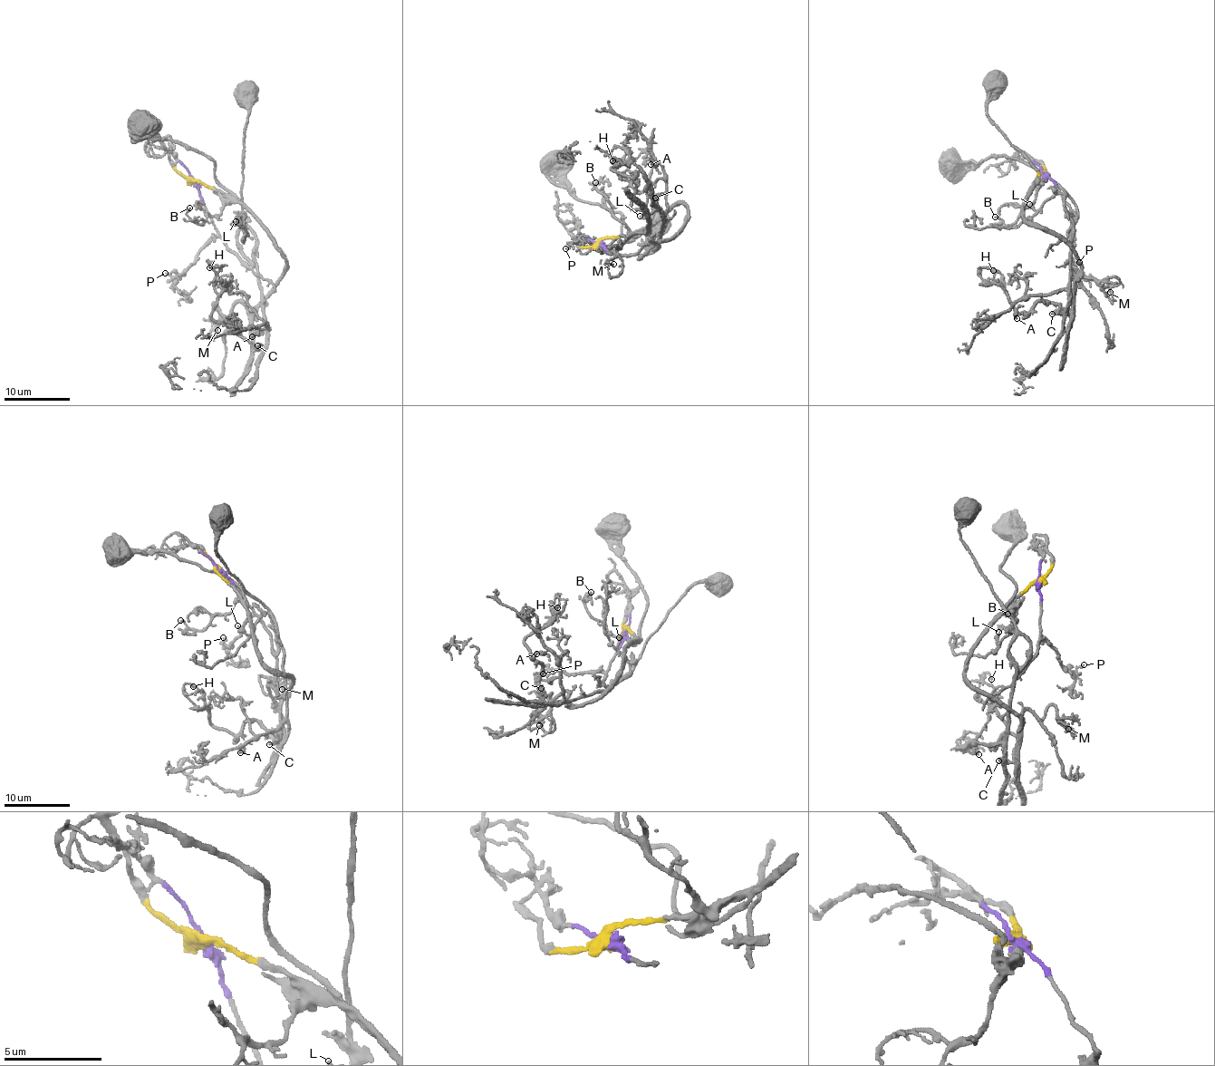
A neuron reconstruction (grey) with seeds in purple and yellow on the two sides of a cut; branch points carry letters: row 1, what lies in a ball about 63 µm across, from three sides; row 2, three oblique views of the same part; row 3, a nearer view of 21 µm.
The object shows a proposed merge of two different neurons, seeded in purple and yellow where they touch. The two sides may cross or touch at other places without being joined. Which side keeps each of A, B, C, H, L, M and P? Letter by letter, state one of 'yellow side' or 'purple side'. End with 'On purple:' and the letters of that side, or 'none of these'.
A: purple side
B: yellow side
C: yellow side
H: yellow side
L: purple side
M: yellow side
P: purple side
On purple: A, L, P

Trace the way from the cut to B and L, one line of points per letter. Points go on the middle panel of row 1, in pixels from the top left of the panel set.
B: (599, 244), (602, 239), (628, 237), (627, 227), (613, 212), (611, 205), (599, 192), (592, 188), (595, 182)
L: (599, 244), (624, 255), (641, 250), (647, 245), (653, 250), (657, 248), (650, 249), (647, 221), (639, 217)

